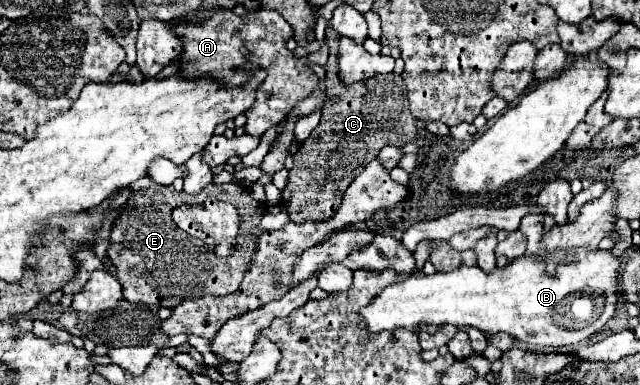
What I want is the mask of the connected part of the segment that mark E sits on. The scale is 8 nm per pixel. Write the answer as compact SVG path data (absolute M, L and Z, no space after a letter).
M229 182L221 186L209 184L205 186L205 190L201 190L201 194L197 194L197 200L205 200L205 196L213 196L233 204L241 218L237 250L229 258L217 258L209 248L205 248L201 240L185 234L175 226L171 218L173 208L169 208L169 204L163 204L163 198L171 198L171 196L187 198L189 194L175 192L173 186L159 186L159 184L151 184L149 188L133 192L131 198L121 208L117 220L113 222L107 256L117 268L117 280L123 286L123 296L129 302L137 302L137 304L173 308L177 306L177 302L183 300L233 294L239 288L245 270L255 256L257 240L261 236L259 222L267 206L251 198L247 188L243 188L237 182Z

